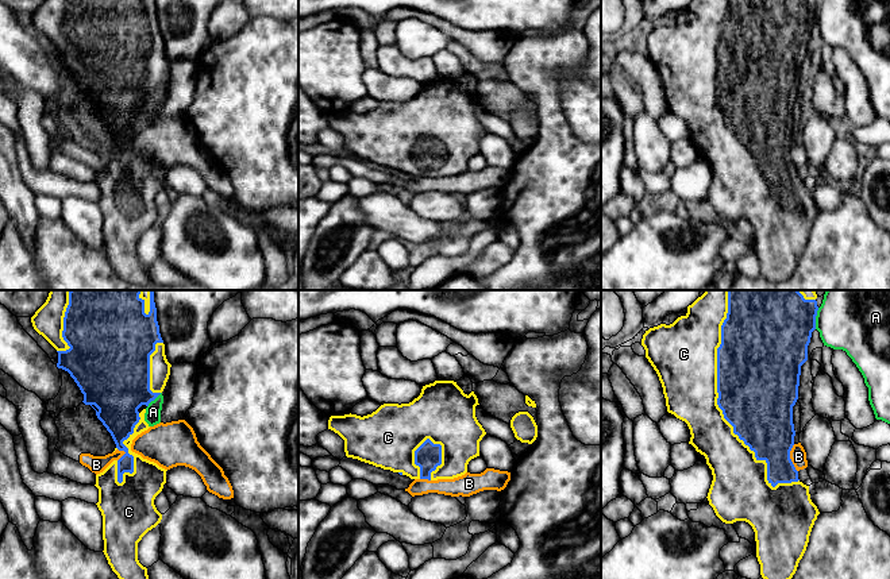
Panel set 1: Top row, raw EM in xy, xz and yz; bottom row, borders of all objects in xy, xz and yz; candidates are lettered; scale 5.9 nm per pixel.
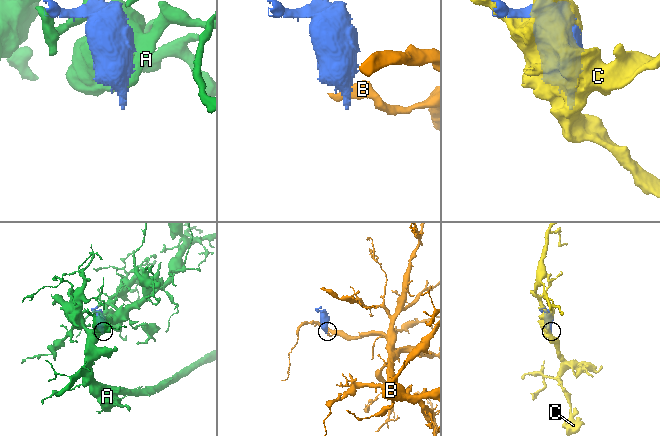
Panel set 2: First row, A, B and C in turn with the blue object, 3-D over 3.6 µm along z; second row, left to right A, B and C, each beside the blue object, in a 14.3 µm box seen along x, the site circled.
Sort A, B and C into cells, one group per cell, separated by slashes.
A / B / C

